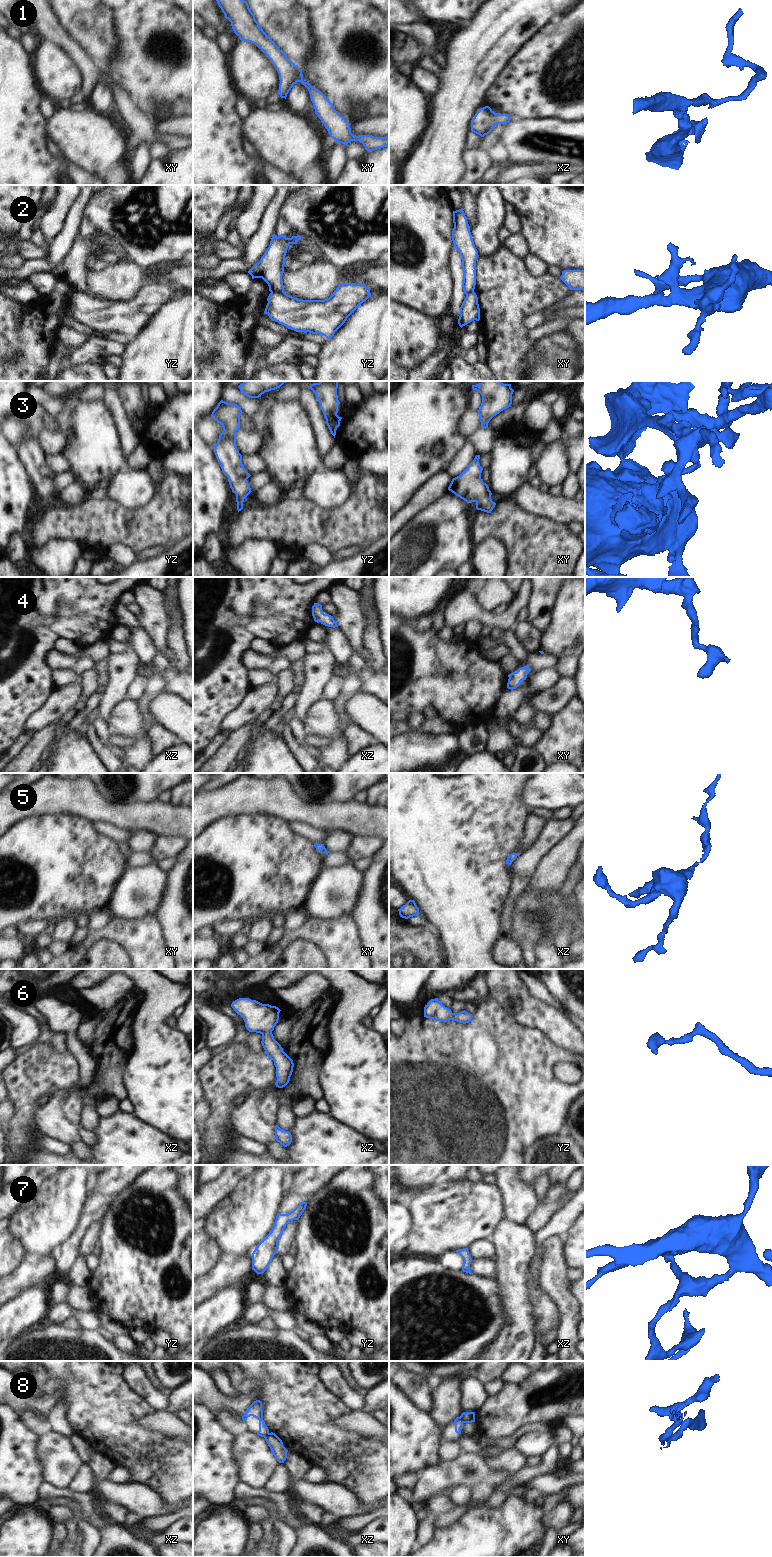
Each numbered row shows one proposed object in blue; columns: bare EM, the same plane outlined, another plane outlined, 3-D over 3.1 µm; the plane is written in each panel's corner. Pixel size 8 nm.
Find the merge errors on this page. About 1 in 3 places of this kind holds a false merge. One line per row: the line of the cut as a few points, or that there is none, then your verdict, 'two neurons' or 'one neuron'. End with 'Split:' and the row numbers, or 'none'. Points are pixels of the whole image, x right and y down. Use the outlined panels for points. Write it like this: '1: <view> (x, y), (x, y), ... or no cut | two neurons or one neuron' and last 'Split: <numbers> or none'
1: no cut | one neuron
2: yz (283, 290), (271, 292) | two neurons
3: no cut | one neuron
4: no cut | one neuron
5: no cut | one neuron
6: no cut | one neuron
7: no cut | one neuron
8: xy (460, 1416), (464, 1422) | two neurons
Split: 2, 8

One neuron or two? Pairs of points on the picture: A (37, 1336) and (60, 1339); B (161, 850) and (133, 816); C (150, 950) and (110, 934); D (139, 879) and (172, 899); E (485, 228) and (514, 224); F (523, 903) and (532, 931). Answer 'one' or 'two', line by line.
A: one
B: two
C: one
D: two
E: two
F: one

